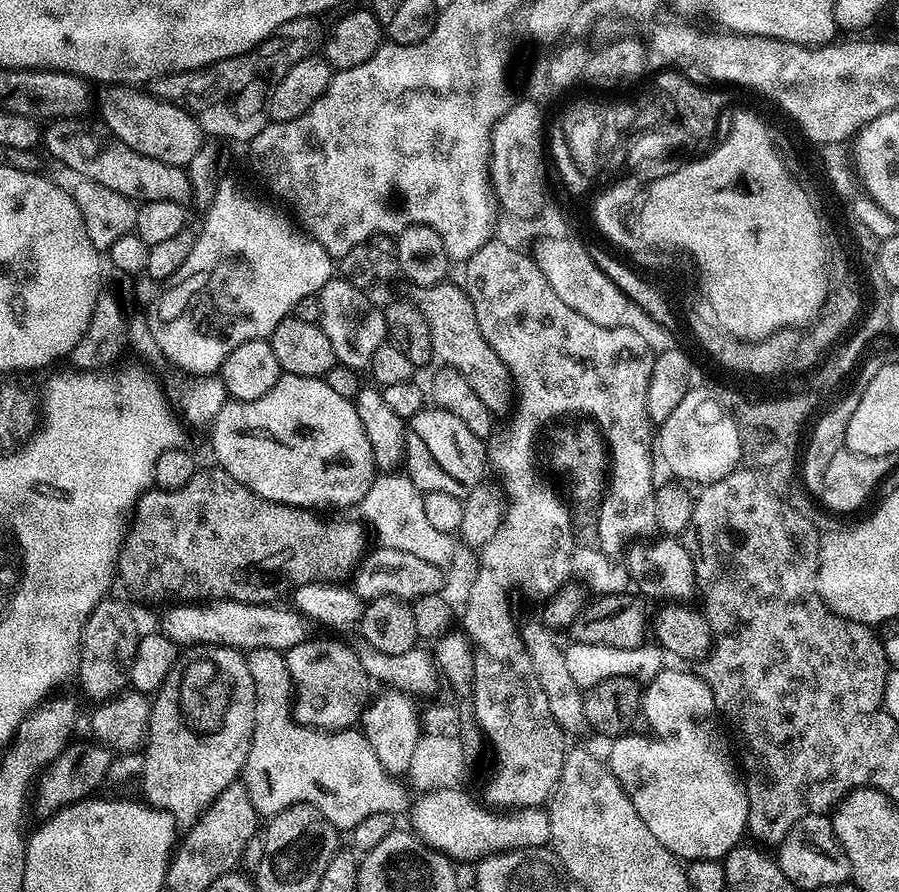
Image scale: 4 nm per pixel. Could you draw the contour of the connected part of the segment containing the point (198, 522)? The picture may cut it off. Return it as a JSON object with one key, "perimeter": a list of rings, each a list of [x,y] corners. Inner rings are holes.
{"perimeter":[[[218,466],[212,468],[201,467],[182,486],[182,490],[162,490],[153,487],[143,492],[140,501],[130,517],[130,527],[124,533],[124,544],[120,547],[120,556],[116,560],[118,580],[125,584],[140,600],[168,600],[167,602],[211,602],[214,600],[233,600],[234,602],[246,602],[247,604],[276,604],[279,596],[289,588],[295,589],[301,584],[327,584],[329,582],[344,582],[353,575],[354,569],[359,565],[365,555],[363,523],[355,524],[352,520],[319,520],[315,511],[307,508],[296,508],[292,504],[275,504],[242,486],[238,478],[230,478]]]}

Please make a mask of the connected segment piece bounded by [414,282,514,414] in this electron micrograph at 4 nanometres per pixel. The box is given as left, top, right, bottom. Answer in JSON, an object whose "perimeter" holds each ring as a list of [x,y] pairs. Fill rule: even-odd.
{"perimeter":[[[445,282],[429,288],[416,288],[414,292],[416,294],[414,303],[419,308],[422,318],[430,326],[433,357],[443,367],[458,370],[458,374],[462,374],[462,378],[466,378],[466,383],[474,389],[474,394],[482,398],[482,403],[493,414],[500,414],[500,411],[509,409],[514,398],[508,371],[502,358],[494,354],[490,342],[482,338],[470,298],[459,283],[452,283]]]}

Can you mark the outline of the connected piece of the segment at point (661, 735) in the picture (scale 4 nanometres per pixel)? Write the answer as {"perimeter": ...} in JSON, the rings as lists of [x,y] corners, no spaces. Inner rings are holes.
{"perimeter":[[[671,666],[665,667],[653,680],[647,681],[643,689],[642,716],[643,714],[656,736],[621,734],[615,737],[611,741],[612,749],[606,755],[608,767],[616,775],[617,782],[624,787],[624,793],[628,795],[630,802],[634,802],[638,818],[646,822],[650,834],[654,834],[654,838],[658,838],[658,842],[662,842],[666,850],[670,850],[684,862],[723,861],[724,855],[743,841],[740,839],[745,839],[748,792],[738,771],[733,749],[732,752],[728,749],[729,737],[718,719],[710,686],[706,686],[706,682],[695,671],[679,672]]]}

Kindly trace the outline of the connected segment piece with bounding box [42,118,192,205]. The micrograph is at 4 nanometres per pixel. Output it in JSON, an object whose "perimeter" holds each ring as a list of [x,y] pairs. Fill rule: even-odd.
{"perimeter":[[[88,118],[79,120],[53,120],[43,129],[42,144],[48,147],[48,152],[60,164],[65,164],[75,175],[82,180],[98,182],[102,186],[122,194],[126,198],[143,202],[153,200],[154,202],[178,202],[187,205],[192,200],[192,188],[190,178],[184,168],[179,168],[166,162],[158,162],[158,158],[146,158],[138,154],[138,150],[130,150],[126,142],[122,142],[102,122],[91,124]]]}

